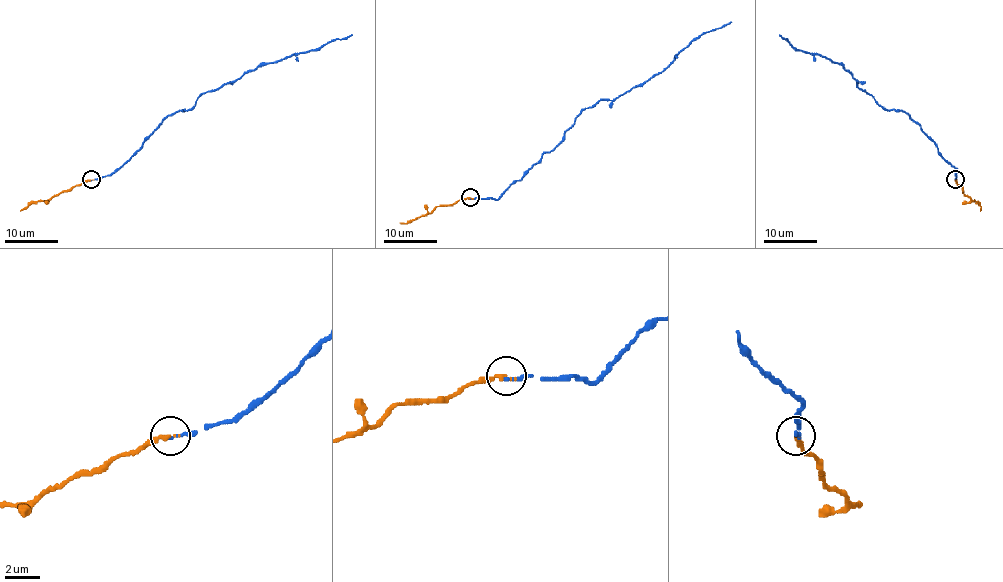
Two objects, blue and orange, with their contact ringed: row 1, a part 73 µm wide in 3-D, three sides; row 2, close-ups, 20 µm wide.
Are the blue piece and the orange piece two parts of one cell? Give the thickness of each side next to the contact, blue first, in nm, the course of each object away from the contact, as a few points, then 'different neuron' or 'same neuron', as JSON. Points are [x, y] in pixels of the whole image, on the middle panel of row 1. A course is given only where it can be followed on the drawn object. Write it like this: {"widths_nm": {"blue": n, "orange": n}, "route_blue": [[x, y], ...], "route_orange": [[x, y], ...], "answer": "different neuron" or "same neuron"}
{"widths_nm": {"blue": 150, "orange": 280}, "route_blue": [[470, 198], [496, 199], [563, 139], [582, 110], [642, 85], [694, 40], [731, 21]], "route_orange": [[470, 198], [442, 204], [429, 214], [400, 223]], "answer": "same neuron"}

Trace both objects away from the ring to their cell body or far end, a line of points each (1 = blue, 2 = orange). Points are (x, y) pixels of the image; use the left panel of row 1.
1: (90, 180), (110, 176), (164, 119), (190, 110), (203, 92), (292, 54), (314, 50), (351, 34)
2: (90, 180), (20, 210)

